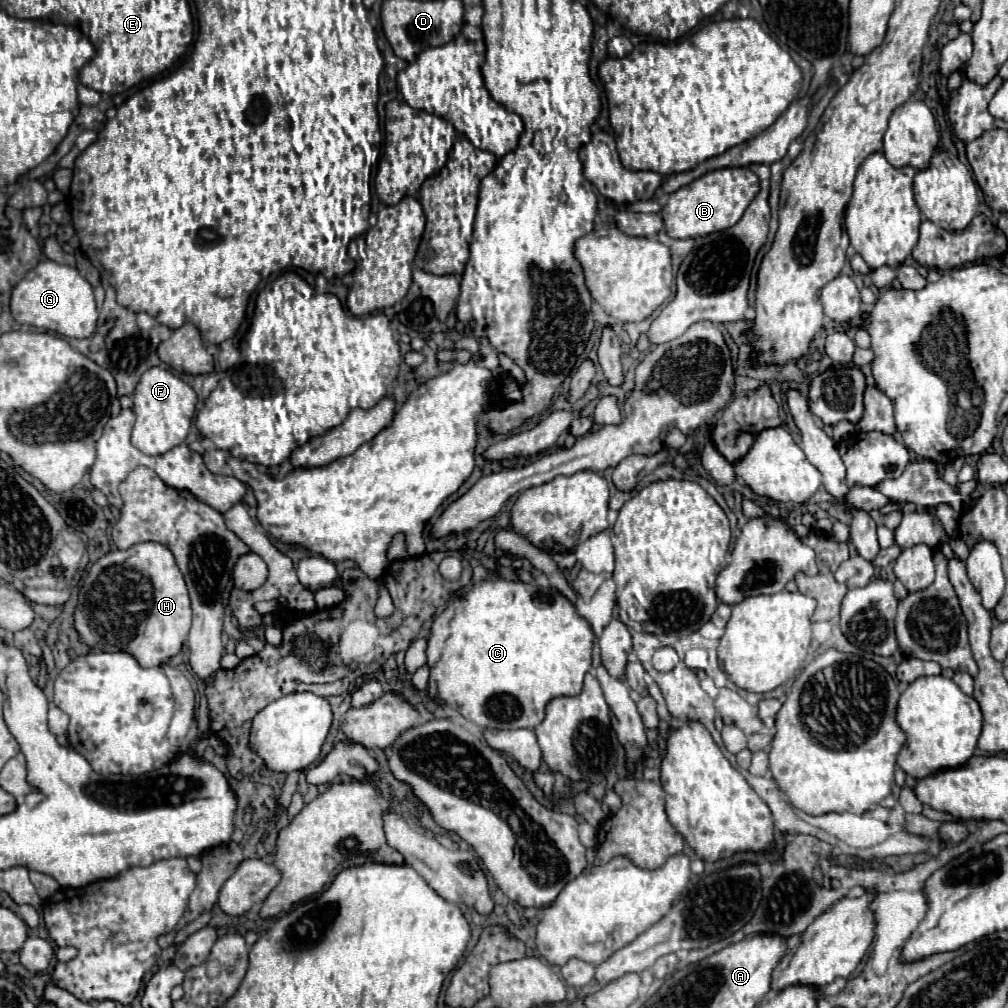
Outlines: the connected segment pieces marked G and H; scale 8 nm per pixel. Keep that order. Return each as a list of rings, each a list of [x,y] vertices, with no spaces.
[[[50,259],[40,261],[12,289],[10,311],[20,325],[42,327],[48,331],[56,331],[64,337],[76,337],[76,339],[90,337],[98,321],[98,309],[92,285],[74,267],[60,265]]]
[[[138,543],[126,551],[110,551],[88,571],[74,609],[80,641],[96,653],[132,653],[148,669],[180,653],[192,623],[190,597],[174,555],[160,543]]]

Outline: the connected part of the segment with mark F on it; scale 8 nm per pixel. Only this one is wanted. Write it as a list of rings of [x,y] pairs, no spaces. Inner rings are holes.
[[[162,367],[148,369],[136,385],[134,391],[134,431],[132,445],[146,455],[160,455],[168,449],[184,443],[188,429],[192,425],[192,417],[196,411],[196,393],[194,389],[176,377],[172,371]]]

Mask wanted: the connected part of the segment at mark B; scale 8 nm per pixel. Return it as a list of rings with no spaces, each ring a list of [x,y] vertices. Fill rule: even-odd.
[[[728,167],[710,171],[686,187],[674,191],[666,205],[660,209],[664,219],[666,233],[674,239],[688,239],[688,237],[704,237],[716,231],[724,231],[738,223],[748,203],[760,191],[758,177],[748,167]]]

